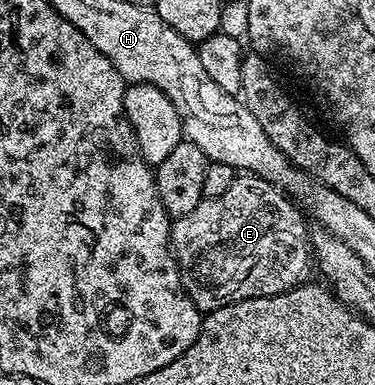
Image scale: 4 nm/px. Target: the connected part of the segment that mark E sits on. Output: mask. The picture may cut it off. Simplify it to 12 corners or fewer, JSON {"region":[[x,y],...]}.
{"region":[[237,175],[172,221],[197,309],[296,288],[314,261],[301,210]]}

